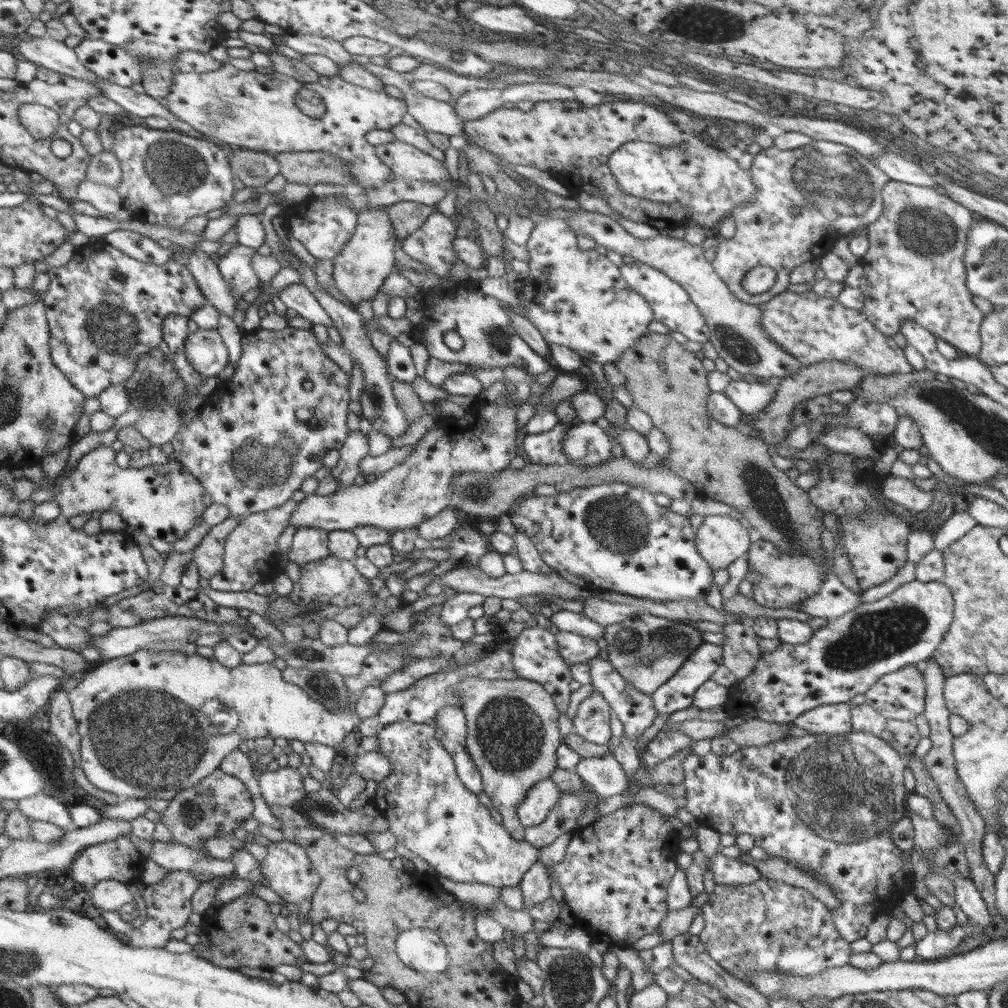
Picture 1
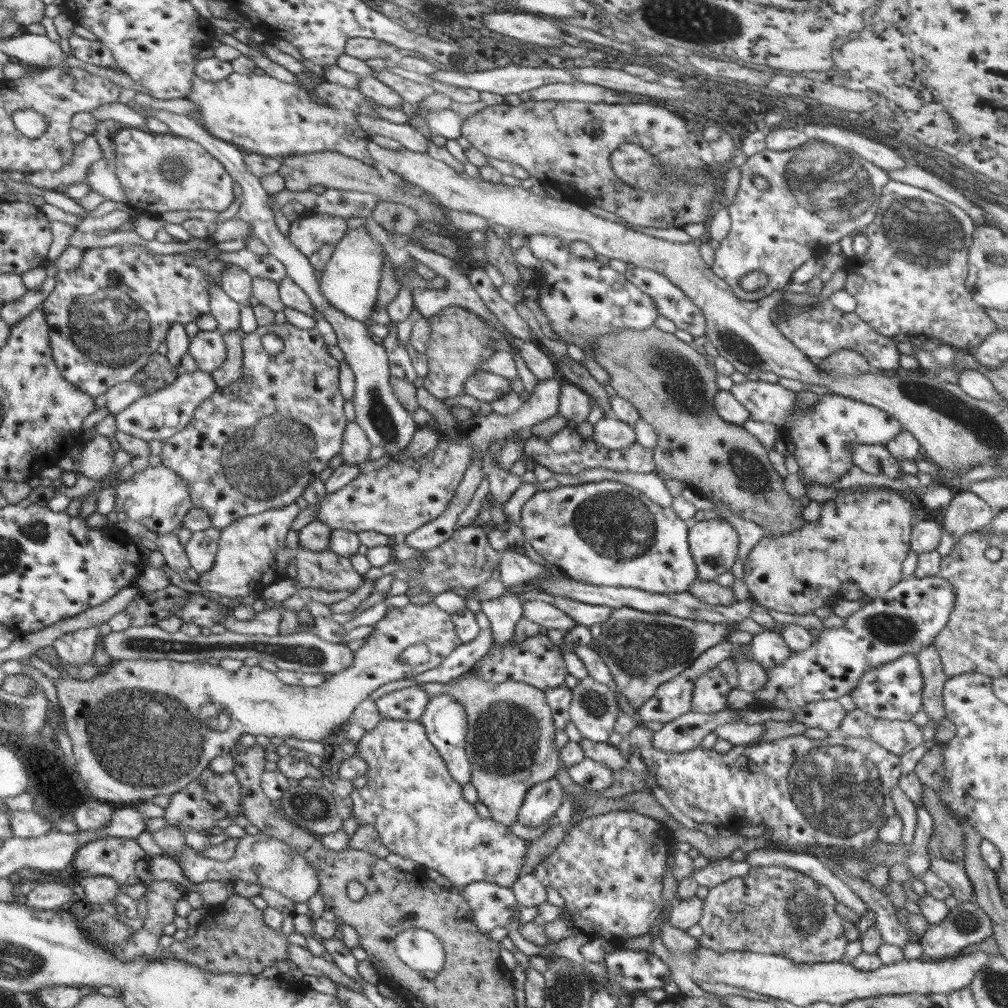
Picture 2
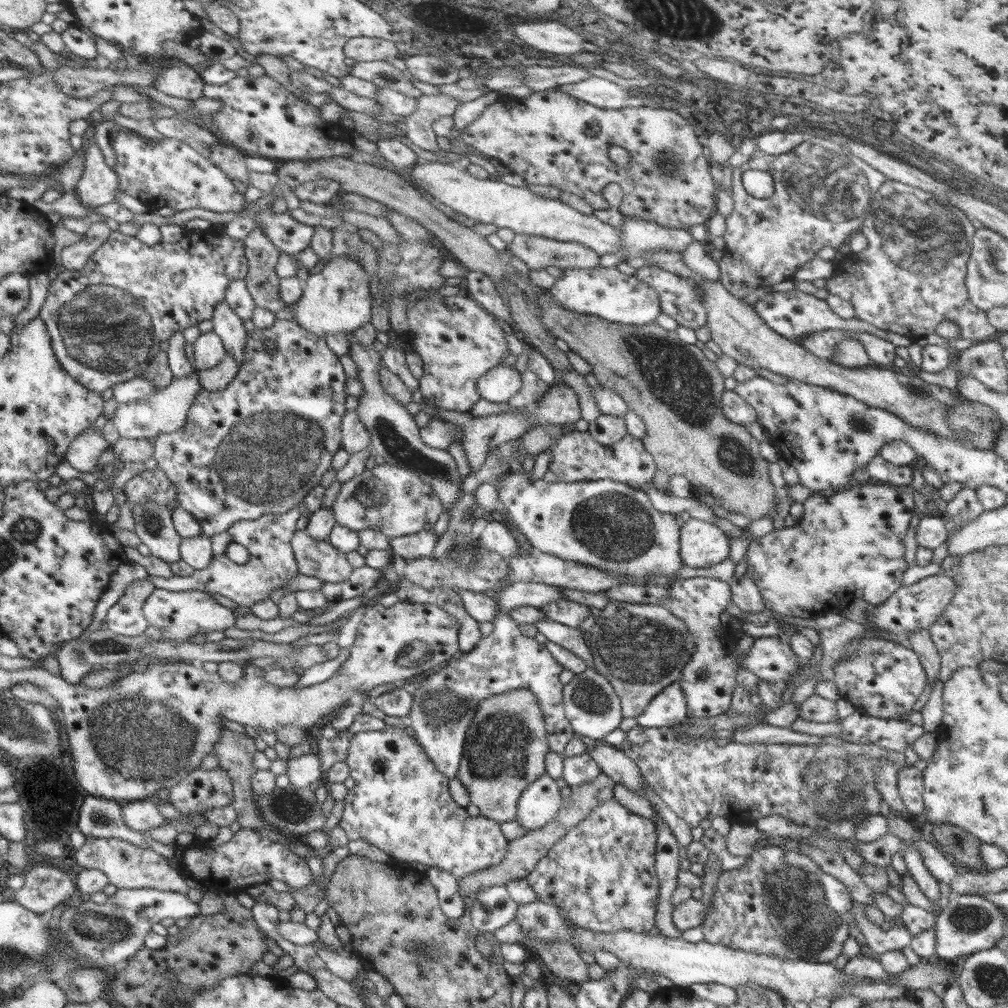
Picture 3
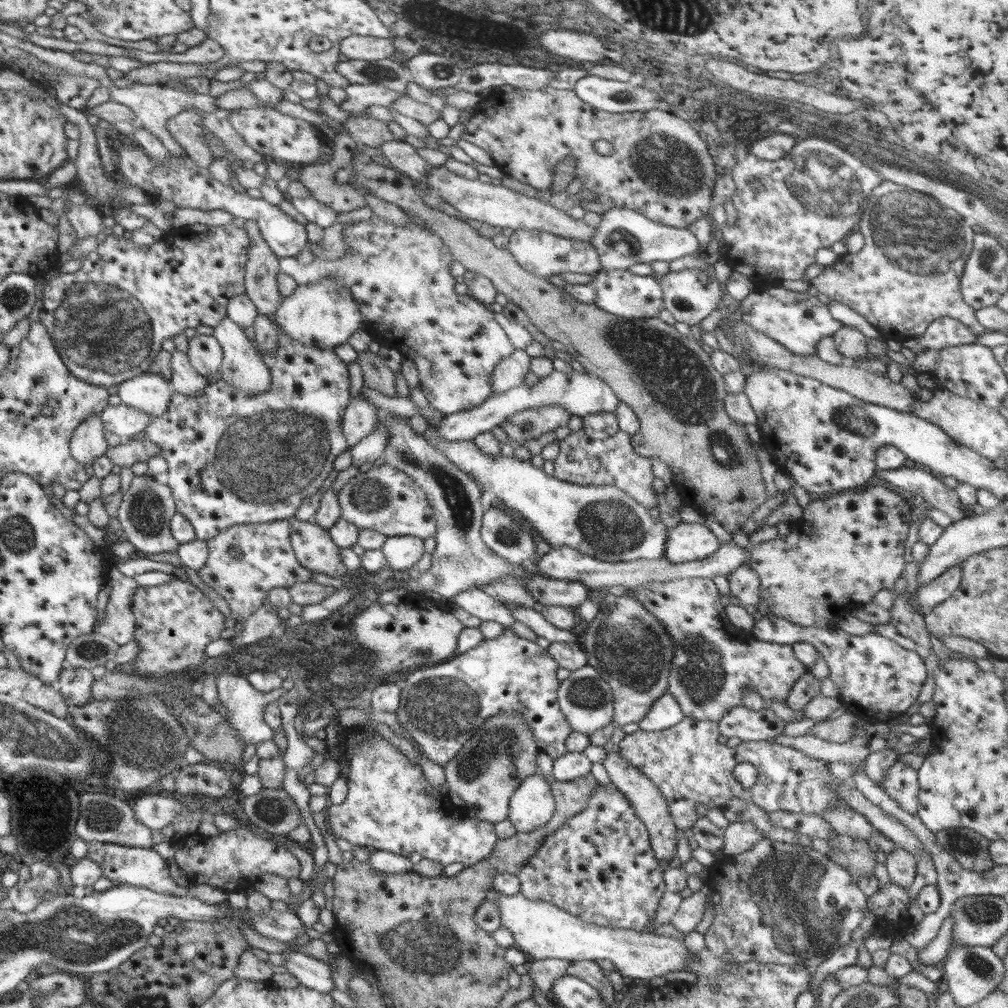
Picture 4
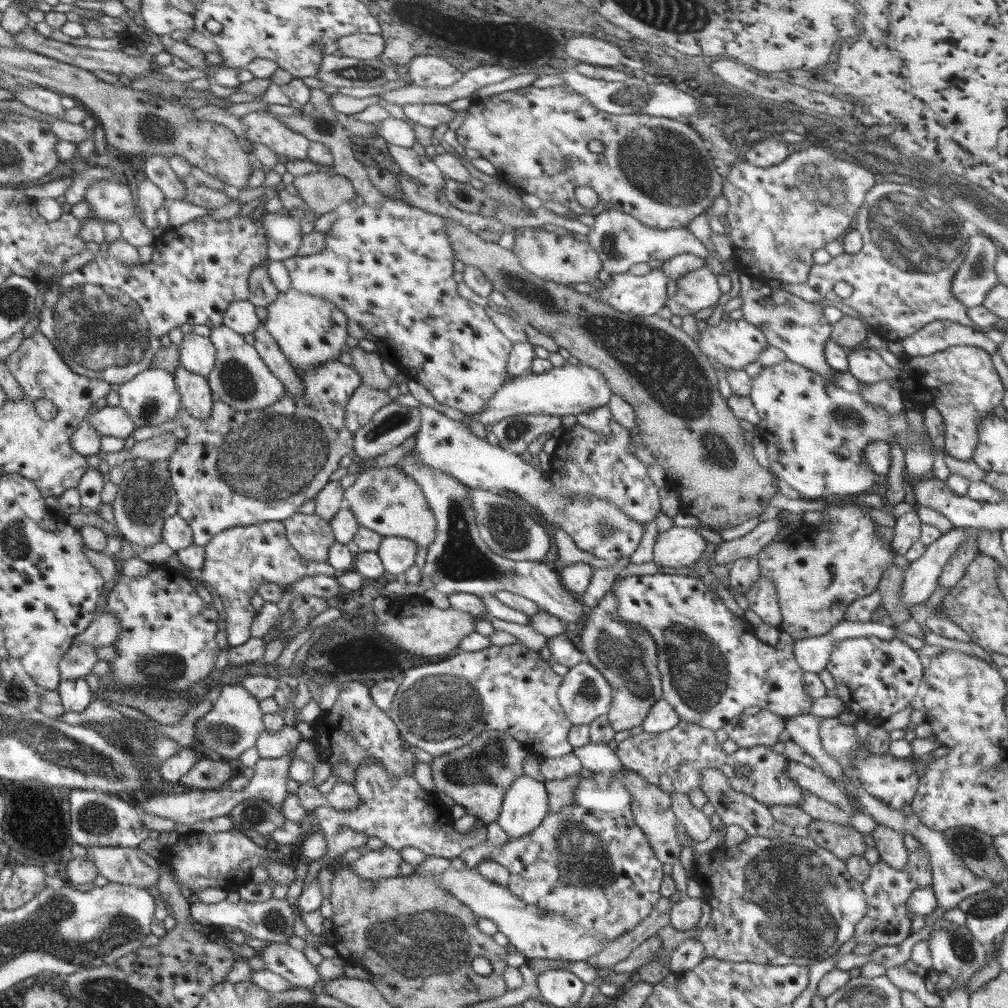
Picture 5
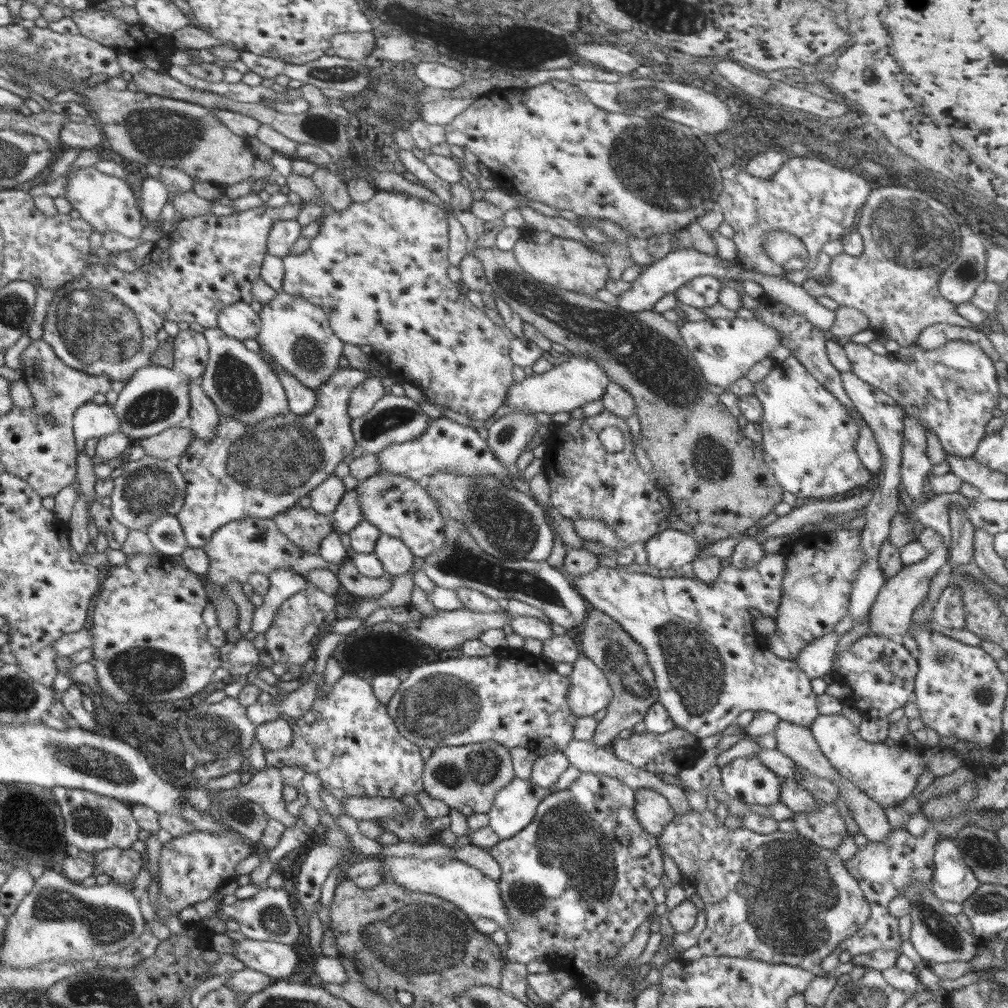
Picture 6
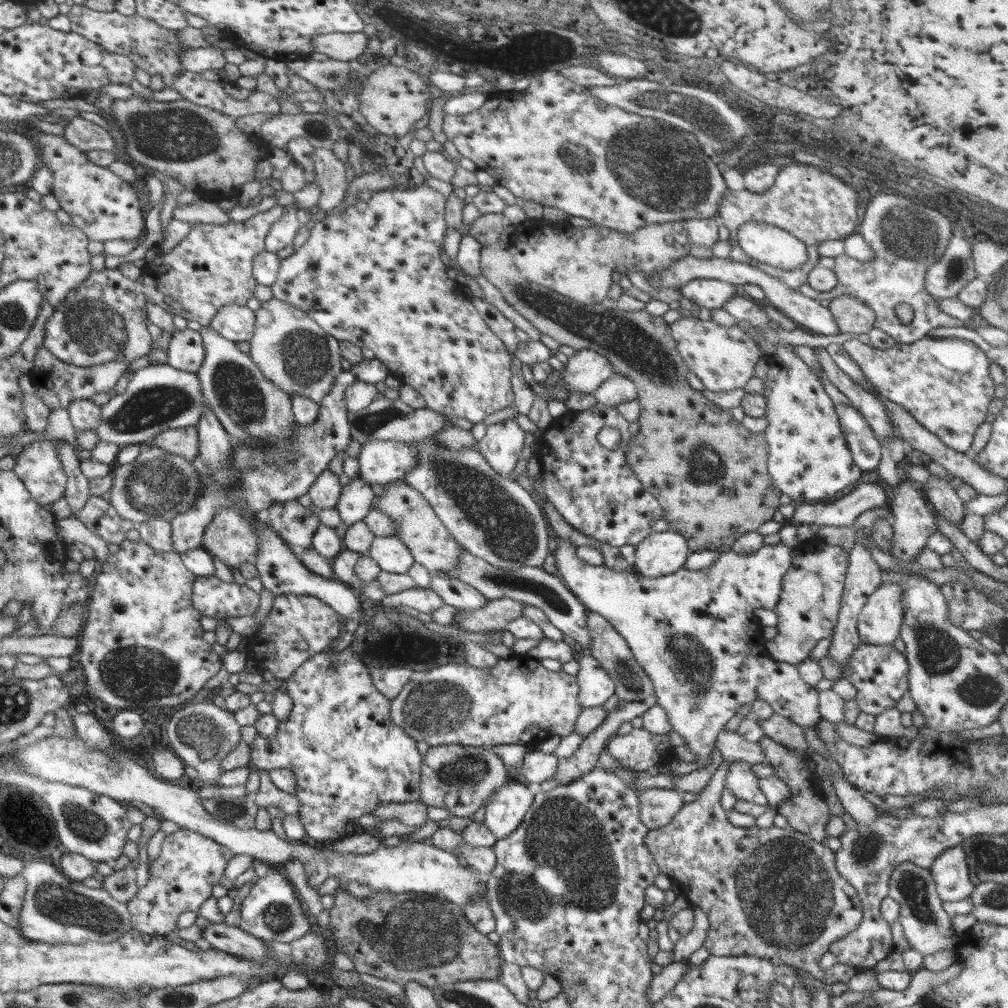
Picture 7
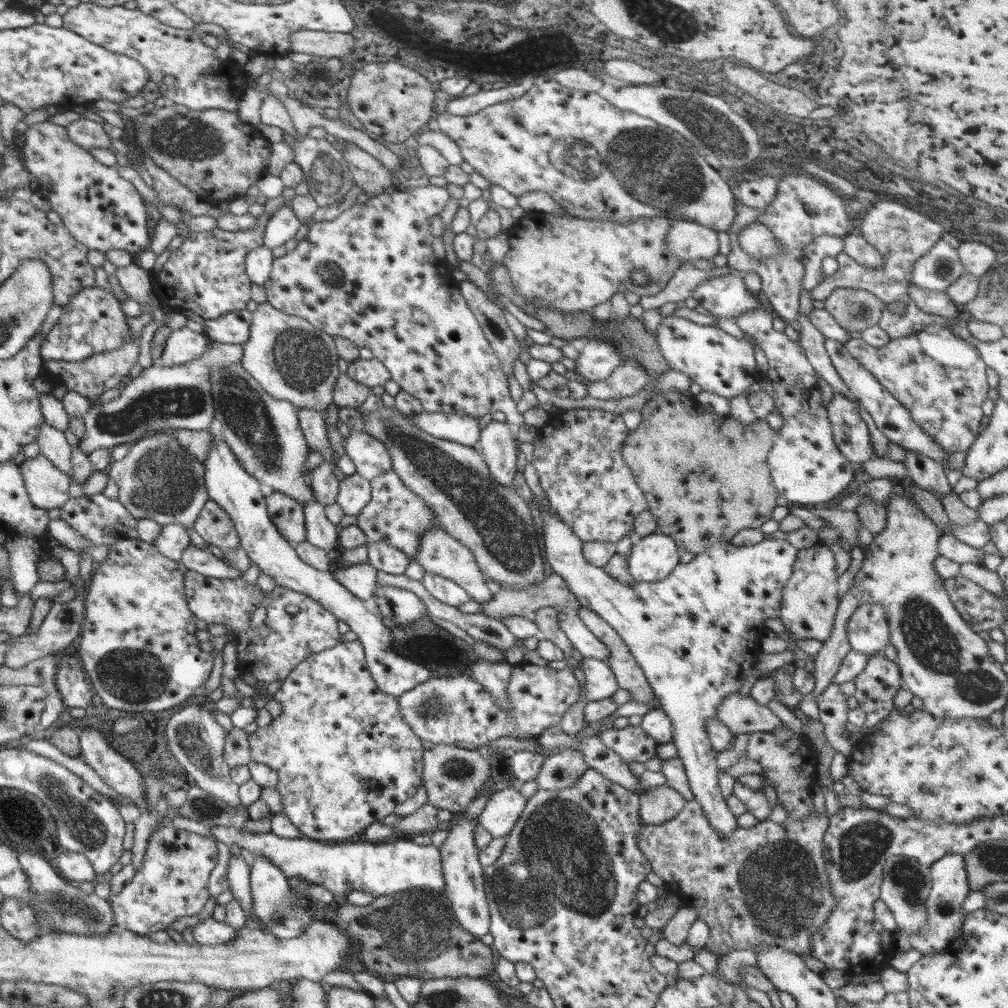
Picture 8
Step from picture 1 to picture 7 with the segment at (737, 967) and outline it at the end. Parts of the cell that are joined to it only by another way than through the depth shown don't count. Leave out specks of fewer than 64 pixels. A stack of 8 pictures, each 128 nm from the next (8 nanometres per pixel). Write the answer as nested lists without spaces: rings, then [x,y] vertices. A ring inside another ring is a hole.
[[[723,759],[697,800],[684,803],[666,826],[649,829],[644,837],[645,848],[660,868],[660,873],[666,874],[682,890],[682,895],[690,904],[688,906],[698,906],[708,917],[709,928],[703,947],[711,955],[756,955],[804,969],[828,986],[837,981],[847,984],[858,970],[850,965],[835,963],[825,971],[819,962],[830,944],[858,927],[864,915],[862,902],[853,886],[838,874],[833,852],[826,844],[815,842],[789,826],[760,828],[756,824],[744,828],[730,823],[727,812],[720,806],[720,799],[730,766],[738,762]]]

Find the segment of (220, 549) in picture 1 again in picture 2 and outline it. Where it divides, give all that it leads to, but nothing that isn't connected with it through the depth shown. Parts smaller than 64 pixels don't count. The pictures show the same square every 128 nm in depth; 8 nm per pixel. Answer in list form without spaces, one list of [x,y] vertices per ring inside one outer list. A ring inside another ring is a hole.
[[[208,527],[206,530],[192,533],[186,544],[186,556],[191,567],[198,573],[204,573],[214,565],[220,539],[218,528]]]

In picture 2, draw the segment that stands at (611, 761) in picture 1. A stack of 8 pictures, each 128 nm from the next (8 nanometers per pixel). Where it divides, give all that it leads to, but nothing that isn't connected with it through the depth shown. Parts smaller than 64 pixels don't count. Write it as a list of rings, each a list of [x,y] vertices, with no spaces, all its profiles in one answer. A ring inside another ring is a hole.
[[[586,757],[581,762],[567,768],[566,772],[578,787],[596,793],[609,788],[614,776],[614,773],[604,764]]]

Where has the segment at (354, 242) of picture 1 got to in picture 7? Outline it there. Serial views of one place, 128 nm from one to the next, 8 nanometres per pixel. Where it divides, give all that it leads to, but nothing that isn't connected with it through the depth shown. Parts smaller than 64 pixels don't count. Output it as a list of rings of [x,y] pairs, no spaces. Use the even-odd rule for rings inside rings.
[[[272,298],[267,302],[261,302],[262,306],[255,311],[254,334],[249,340],[251,362],[260,370],[260,373],[278,389],[286,392],[290,397],[294,394],[306,396],[312,402],[320,404],[324,396],[330,392],[335,384],[335,379],[343,372],[341,368],[339,340],[336,337],[326,335],[326,332],[308,317],[302,310],[295,306],[289,306]]]

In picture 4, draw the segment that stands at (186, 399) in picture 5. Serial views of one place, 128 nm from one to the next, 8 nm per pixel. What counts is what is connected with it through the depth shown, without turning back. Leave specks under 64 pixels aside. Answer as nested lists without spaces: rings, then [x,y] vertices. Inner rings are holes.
[[[174,349],[170,358],[171,381],[173,390],[184,396],[192,394],[202,394],[210,381],[206,377],[202,377],[189,364],[188,354]]]

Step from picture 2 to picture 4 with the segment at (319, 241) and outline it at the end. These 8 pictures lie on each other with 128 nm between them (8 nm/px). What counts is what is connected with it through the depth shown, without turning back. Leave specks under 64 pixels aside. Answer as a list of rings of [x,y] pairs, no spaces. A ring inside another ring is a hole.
[[[124,140],[118,149],[118,156],[118,175],[148,193],[152,203],[158,199],[170,200],[178,205],[178,208],[198,208],[203,211],[220,209],[238,218],[253,220],[258,226],[262,239],[278,260],[296,257],[309,245],[305,226],[280,210],[279,206],[268,204],[261,198],[250,197],[246,193],[236,192],[232,186],[224,186],[208,172],[208,169],[198,168],[192,158],[186,154],[176,157],[169,153],[168,164],[156,166],[152,158],[144,154],[140,145],[132,140]]]

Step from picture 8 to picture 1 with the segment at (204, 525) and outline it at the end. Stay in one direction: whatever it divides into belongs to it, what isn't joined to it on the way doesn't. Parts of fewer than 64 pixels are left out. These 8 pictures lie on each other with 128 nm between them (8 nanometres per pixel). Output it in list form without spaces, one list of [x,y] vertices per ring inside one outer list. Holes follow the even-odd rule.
[[[290,499],[276,509],[244,515],[236,528],[226,537],[222,555],[224,565],[220,573],[210,578],[210,588],[229,593],[252,590],[254,584],[271,583],[284,572],[285,561],[278,553],[278,538],[284,529],[290,526],[296,508],[297,502]]]

